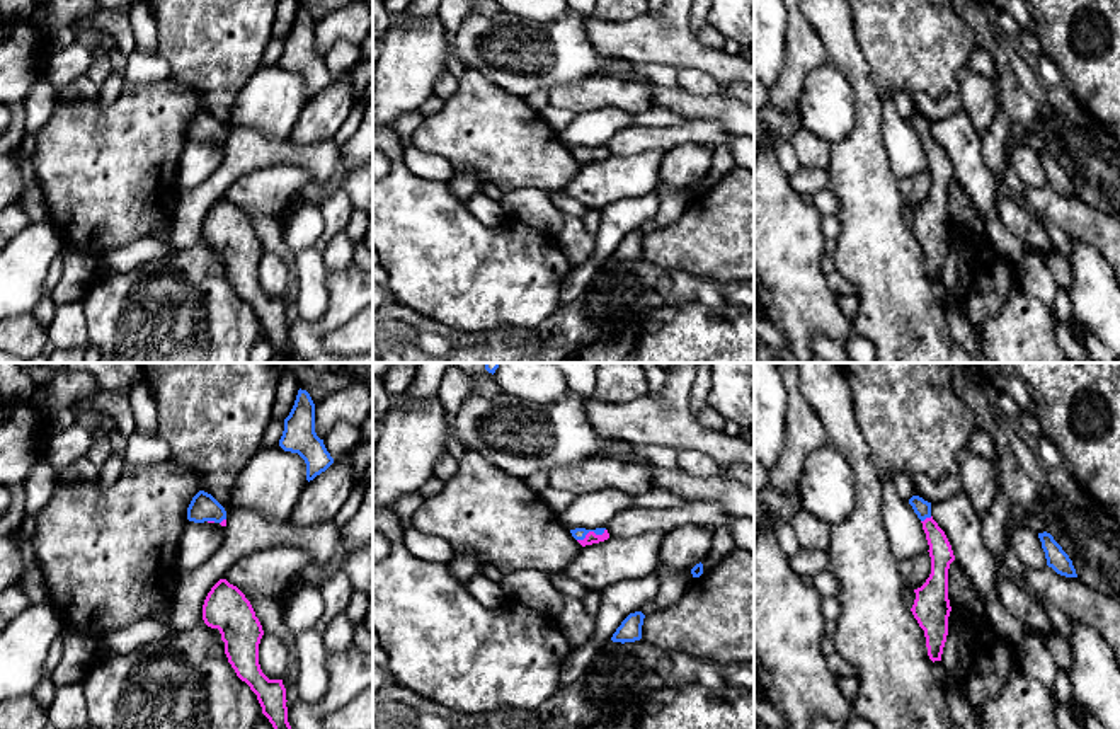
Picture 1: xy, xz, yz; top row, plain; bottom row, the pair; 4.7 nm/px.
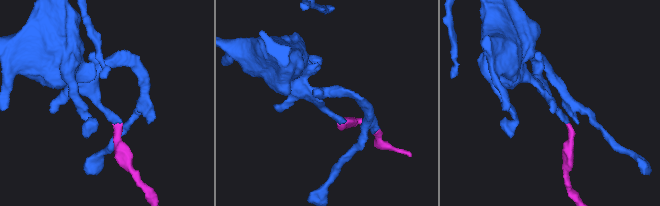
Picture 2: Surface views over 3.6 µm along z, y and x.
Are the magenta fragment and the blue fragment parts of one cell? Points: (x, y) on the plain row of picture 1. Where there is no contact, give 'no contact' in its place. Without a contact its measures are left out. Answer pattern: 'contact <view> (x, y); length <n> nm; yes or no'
contact xz (591, 150); length 150 nm; yes

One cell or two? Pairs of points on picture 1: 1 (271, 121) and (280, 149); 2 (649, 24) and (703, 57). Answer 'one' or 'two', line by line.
1: two
2: one

